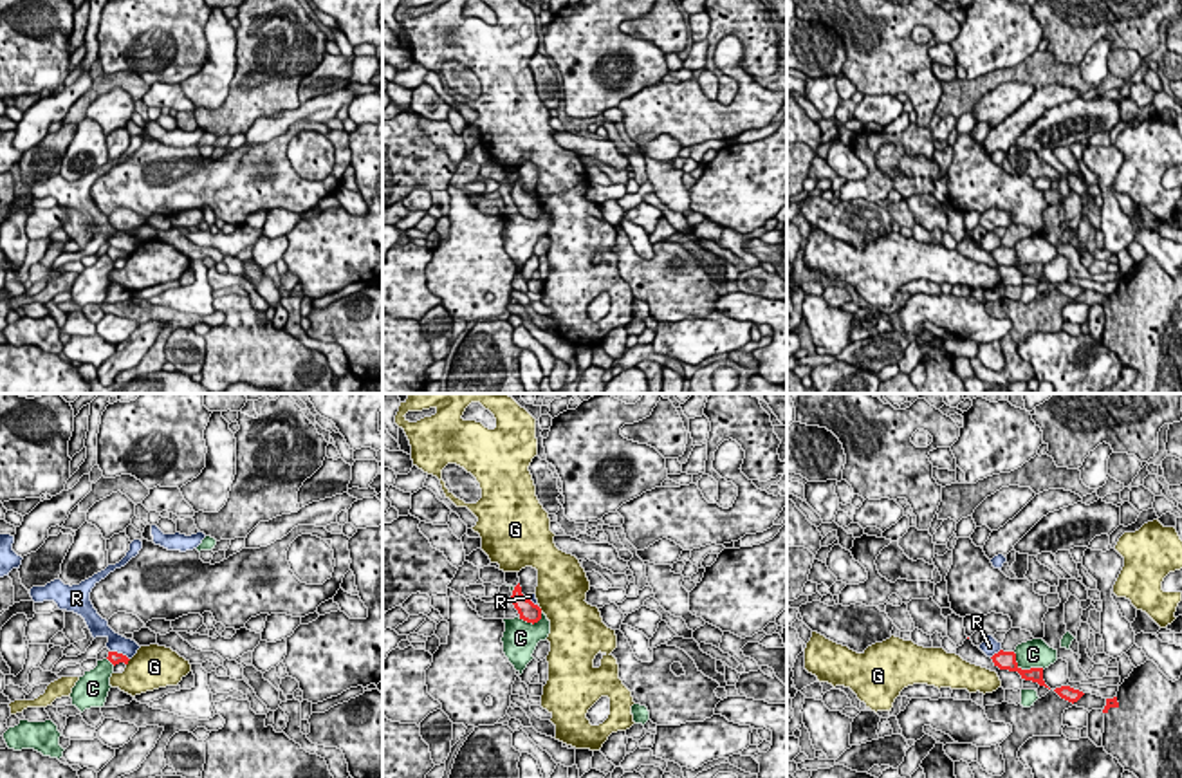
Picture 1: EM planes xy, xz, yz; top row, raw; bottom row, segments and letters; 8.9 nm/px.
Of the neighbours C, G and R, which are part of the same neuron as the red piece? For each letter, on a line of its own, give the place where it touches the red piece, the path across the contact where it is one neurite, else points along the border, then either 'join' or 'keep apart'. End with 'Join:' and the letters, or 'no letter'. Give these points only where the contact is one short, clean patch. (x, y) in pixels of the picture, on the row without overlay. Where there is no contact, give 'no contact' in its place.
C: meets red in yz at (1025, 266); keep apart
G: meets red in xy at (127, 259); border along xy (130, 255), (127, 260); keep apart
R: meets red in xy at (120, 250); border along xy (110, 246), (121, 248), (129, 255); keep apart
Join: no letter

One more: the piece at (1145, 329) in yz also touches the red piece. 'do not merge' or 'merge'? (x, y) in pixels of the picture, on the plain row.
merge

